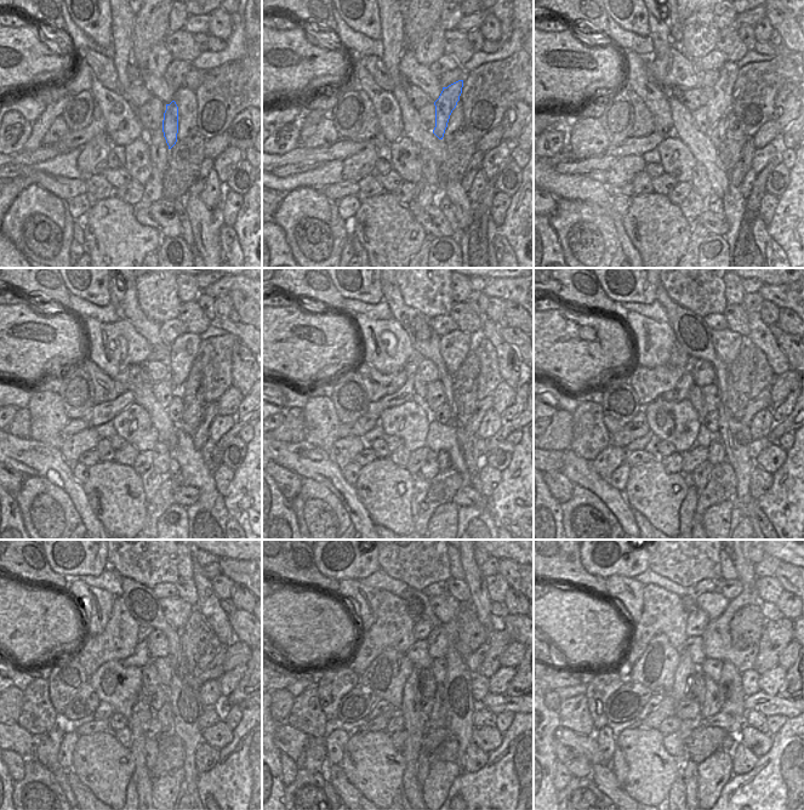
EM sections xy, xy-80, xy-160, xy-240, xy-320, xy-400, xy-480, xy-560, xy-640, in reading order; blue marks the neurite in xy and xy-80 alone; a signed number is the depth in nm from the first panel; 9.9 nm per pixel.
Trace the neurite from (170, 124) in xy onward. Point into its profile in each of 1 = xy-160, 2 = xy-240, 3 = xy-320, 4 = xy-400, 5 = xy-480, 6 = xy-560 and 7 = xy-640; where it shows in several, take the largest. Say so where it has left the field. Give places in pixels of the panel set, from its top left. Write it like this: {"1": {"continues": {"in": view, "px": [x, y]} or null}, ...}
{"1": {"continues": {"in": "xy-160", "px": [720, 95]}}, "2": {"continues": {"in": "xy-240", "px": [182, 352]}}, "3": {"continues": {"in": "xy-320", "px": [455, 346]}}, "4": {"continues": {"in": "xy-400", "px": [726, 343]}}, "5": {"continues": {"in": "xy-480", "px": [177, 612]}}, "6": {"continues": {"in": "xy-560", "px": [445, 606]}}, "7": {"continues": {"in": "xy-640", "px": [713, 603]}}}

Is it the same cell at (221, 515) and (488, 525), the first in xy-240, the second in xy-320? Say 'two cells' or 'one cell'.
one cell

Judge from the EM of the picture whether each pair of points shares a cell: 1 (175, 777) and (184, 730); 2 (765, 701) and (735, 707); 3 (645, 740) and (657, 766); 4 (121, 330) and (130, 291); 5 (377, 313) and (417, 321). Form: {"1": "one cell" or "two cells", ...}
{"1": "two cells", "2": "two cells", "3": "one cell", "4": "two cells", "5": "two cells"}

